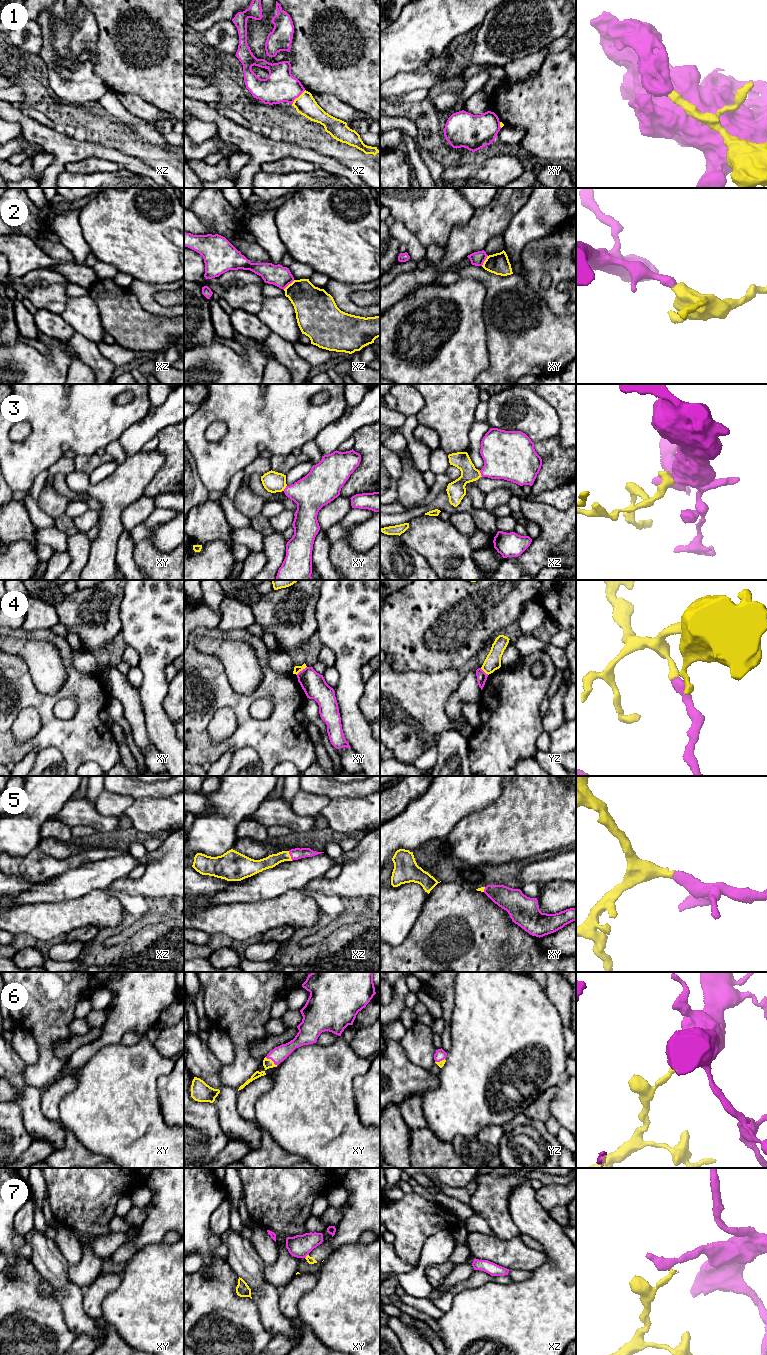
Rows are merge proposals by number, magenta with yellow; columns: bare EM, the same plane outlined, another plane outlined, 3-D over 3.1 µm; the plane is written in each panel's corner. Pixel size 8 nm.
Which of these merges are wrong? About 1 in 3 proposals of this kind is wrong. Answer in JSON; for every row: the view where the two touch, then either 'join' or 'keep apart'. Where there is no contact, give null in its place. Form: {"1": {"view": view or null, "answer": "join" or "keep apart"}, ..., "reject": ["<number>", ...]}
{"1": {"view": "xz", "answer": "keep apart"}, "2": {"view": "xz", "answer": "keep apart"}, "3": {"view": "xz", "answer": "join"}, "4": {"view": "xy", "answer": "keep apart"}, "5": {"view": "xz", "answer": "join"}, "6": {"view": "xy", "answer": "join"}, "7": {"view": "xy", "answer": "keep apart"}, "reject": ["1", "2", "4", "7"]}

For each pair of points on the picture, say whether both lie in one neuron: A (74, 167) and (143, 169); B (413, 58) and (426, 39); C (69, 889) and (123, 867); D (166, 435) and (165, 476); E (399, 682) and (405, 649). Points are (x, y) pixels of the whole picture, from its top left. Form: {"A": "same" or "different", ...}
{"A": "different", "B": "same", "C": "same", "D": "same", "E": "different"}

